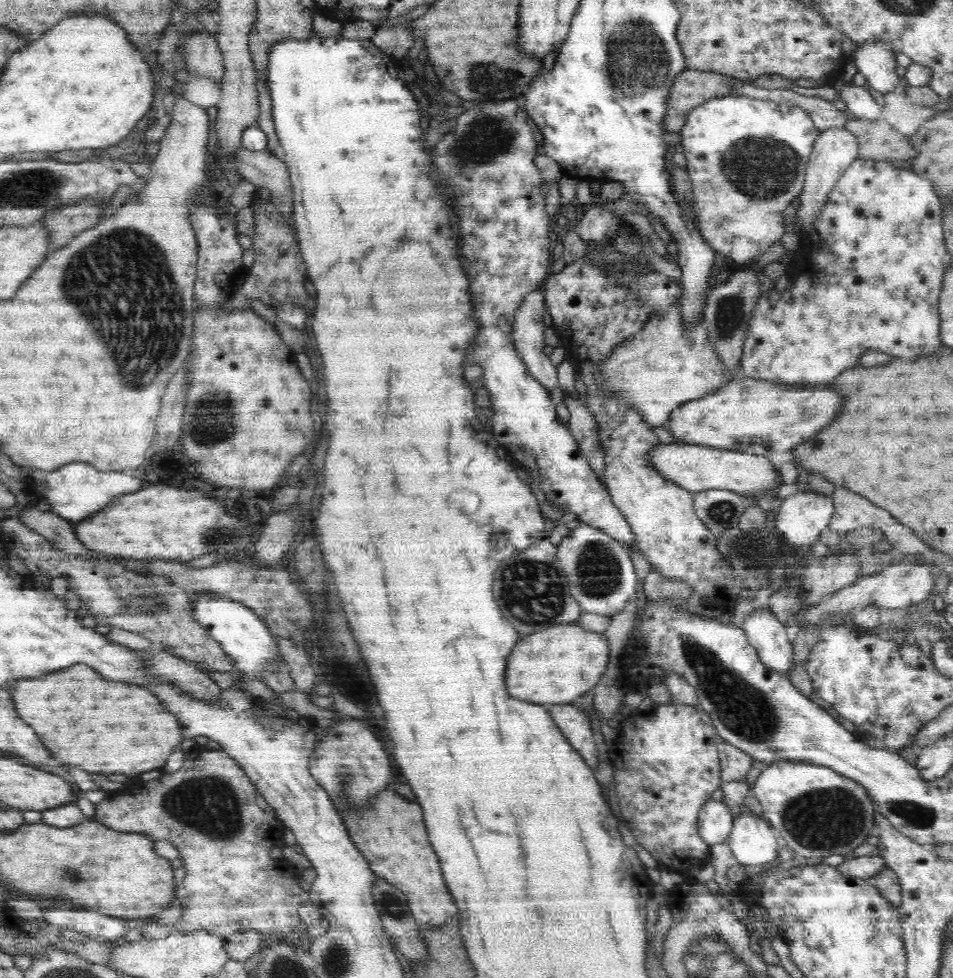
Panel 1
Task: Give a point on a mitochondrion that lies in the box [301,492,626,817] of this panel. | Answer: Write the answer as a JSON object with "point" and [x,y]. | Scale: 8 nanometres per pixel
{"point":[515,592]}

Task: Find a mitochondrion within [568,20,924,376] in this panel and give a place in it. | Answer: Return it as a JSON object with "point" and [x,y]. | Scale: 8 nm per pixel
{"point":[761,167]}

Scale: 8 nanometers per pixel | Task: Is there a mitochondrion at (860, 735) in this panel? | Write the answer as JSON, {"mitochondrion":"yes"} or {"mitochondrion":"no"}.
{"mitochondrion":"no"}

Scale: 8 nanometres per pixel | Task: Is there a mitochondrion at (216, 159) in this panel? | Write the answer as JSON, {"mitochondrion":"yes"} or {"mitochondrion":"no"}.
{"mitochondrion":"no"}

